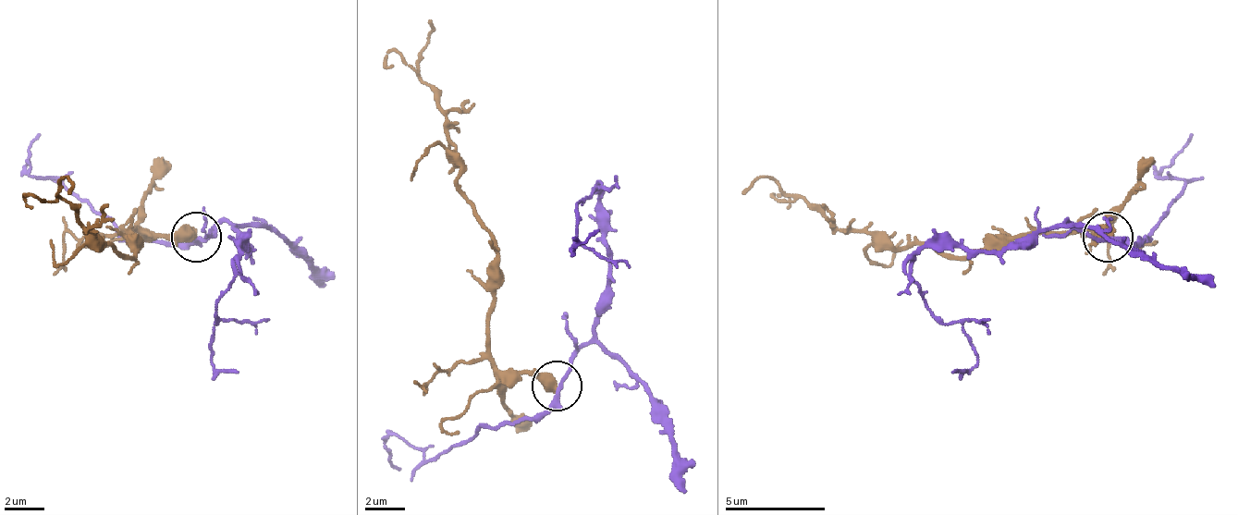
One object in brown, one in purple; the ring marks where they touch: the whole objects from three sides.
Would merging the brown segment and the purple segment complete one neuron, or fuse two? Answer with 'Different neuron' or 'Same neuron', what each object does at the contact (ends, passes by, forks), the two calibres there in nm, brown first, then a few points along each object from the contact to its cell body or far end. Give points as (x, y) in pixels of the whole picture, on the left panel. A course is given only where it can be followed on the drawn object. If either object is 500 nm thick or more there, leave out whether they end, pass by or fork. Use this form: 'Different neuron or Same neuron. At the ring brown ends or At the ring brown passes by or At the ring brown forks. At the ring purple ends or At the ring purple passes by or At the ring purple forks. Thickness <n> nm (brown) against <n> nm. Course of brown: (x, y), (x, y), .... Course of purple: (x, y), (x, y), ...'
Different neuron. Thickness 550 nm (brown) against 170 nm. Course of brown: (194, 235), (129, 235), (134, 255), (100, 245), (59, 195), (65, 175), (69, 195). Course of purple: (200, 235), (225, 220), (250, 245), (239, 245), (220, 300), (210, 356), (220, 371), (239, 371)

